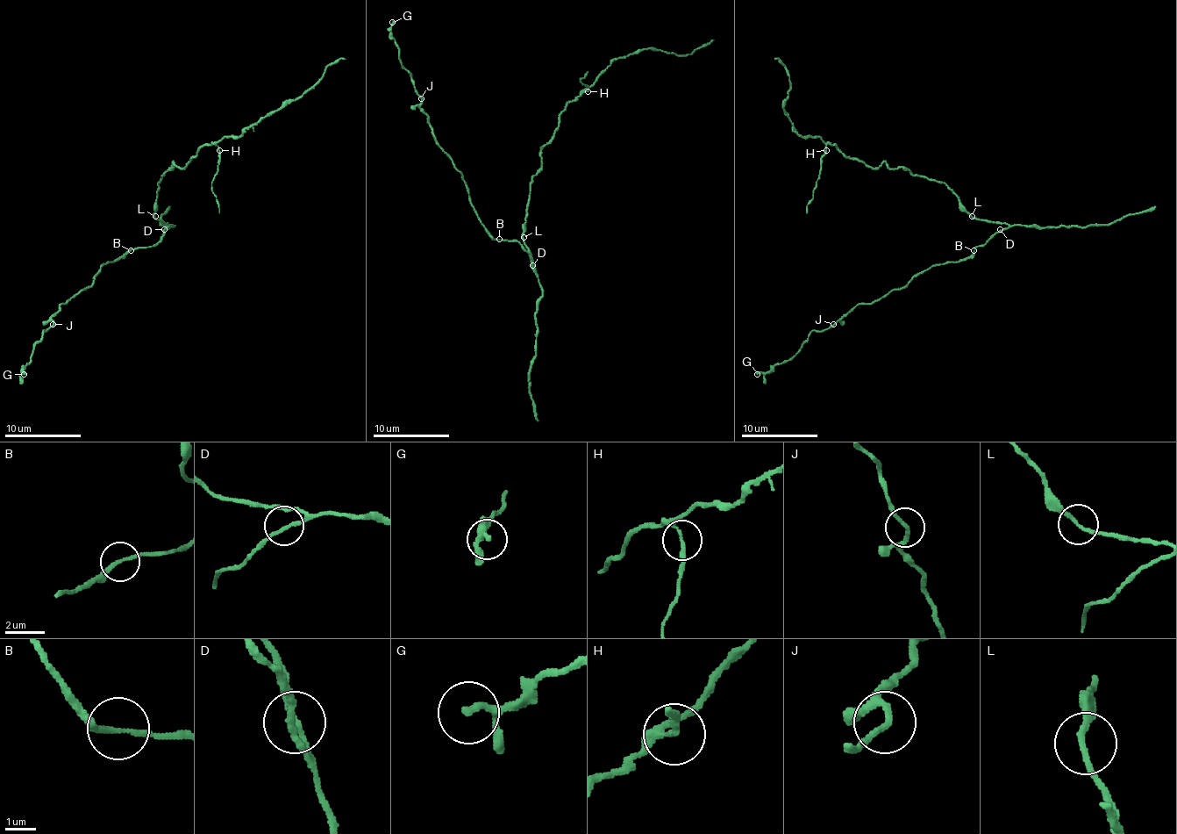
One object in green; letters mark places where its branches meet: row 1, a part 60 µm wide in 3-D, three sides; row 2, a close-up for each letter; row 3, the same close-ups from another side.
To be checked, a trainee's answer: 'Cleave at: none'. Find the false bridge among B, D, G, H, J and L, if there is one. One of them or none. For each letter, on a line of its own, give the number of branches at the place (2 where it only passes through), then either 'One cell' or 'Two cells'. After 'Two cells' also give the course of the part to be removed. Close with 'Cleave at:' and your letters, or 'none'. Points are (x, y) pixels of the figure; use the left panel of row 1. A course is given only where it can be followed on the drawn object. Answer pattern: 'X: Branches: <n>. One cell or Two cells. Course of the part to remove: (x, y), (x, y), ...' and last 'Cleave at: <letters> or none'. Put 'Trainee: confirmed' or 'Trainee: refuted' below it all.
B: Branches: 2. One cell
D: Branches: 2. One cell
G: Branches: 2. One cell
H: Branches: 2. Two cells. Course of the part to remove: (219, 149), (212, 188), (219, 212)
J: Branches: 2. One cell
L: Branches: 2. One cell
Cleave at: H
Trainee: refuted

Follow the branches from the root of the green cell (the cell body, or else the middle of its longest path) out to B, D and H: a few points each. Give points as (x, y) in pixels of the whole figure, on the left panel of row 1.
B: (157, 219), (168, 226), (164, 235), (151, 247), (138, 247), (131, 250)
D: (157, 219), (168, 226), (164, 229)
H: (157, 219), (155, 199), (159, 182), (172, 168), (172, 161), (183, 168), (201, 147), (214, 144), (219, 149)

